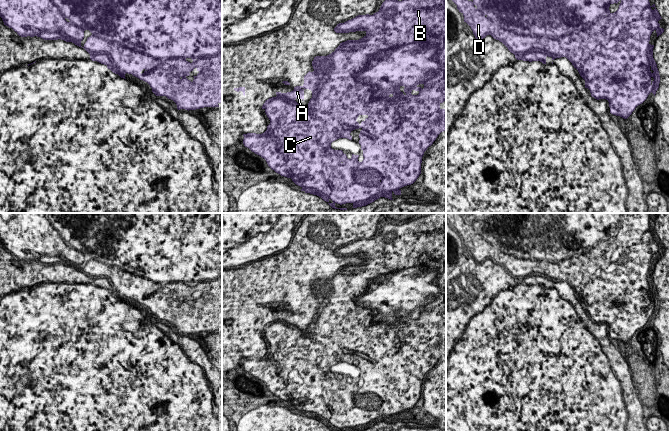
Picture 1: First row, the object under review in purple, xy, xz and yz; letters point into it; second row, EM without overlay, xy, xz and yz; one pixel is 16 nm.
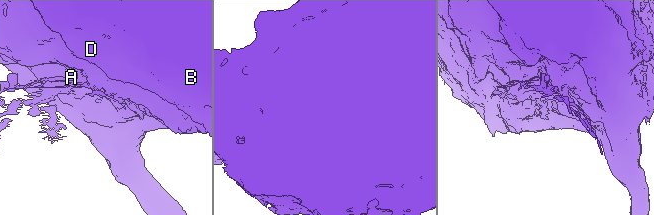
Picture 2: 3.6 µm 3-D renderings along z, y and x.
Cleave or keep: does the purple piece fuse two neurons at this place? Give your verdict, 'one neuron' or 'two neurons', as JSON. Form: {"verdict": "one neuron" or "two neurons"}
{"verdict": "two neurons"}

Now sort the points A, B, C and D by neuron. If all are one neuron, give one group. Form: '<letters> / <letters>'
A / B C D

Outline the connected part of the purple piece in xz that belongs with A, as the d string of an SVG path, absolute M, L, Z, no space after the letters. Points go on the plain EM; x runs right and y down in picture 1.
M304 308L302 310L294 311L294 314L291 316L287 316L287 317L276 316L276 319L282 319L292 325L295 325L295 323L299 321L300 323L304 325L304 313L303 312L304 312Z

